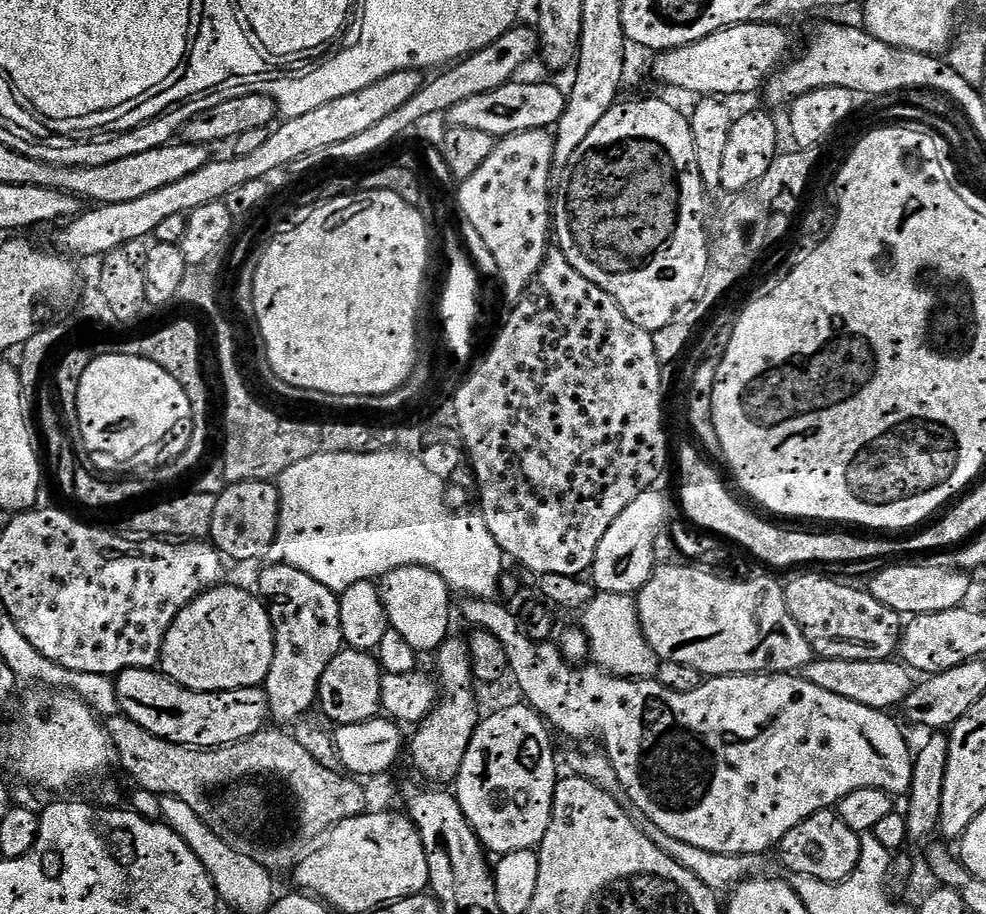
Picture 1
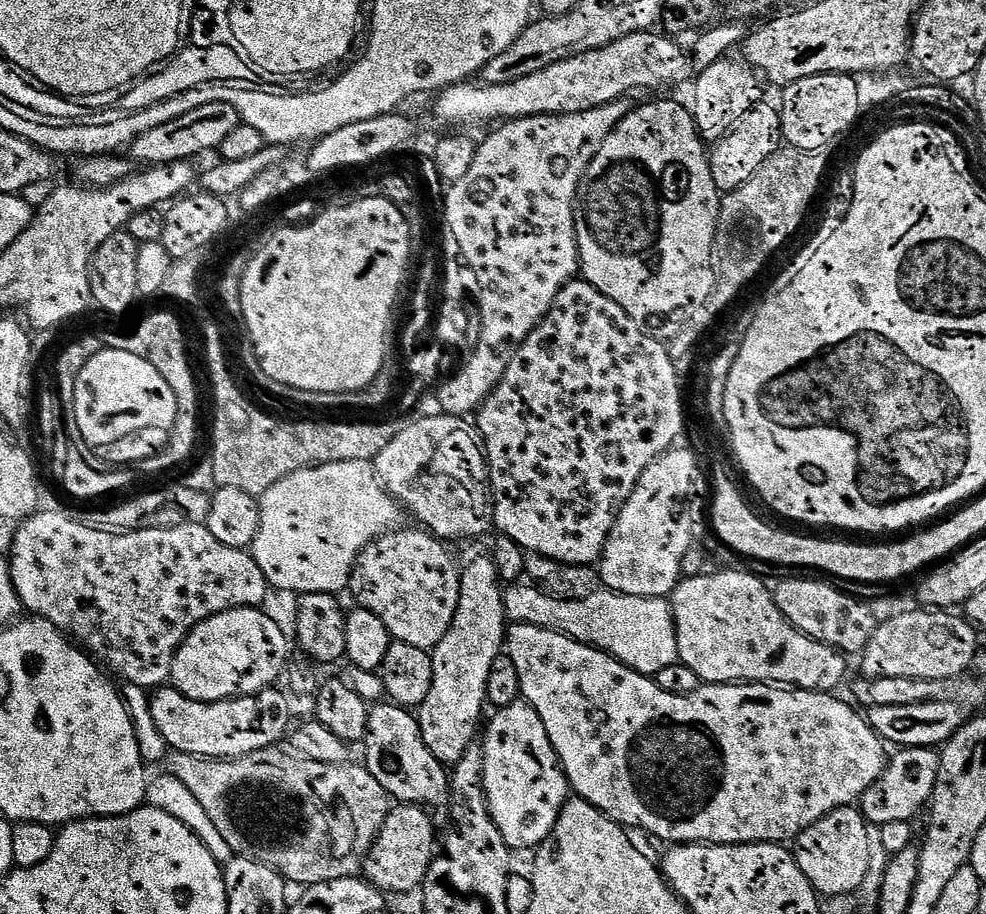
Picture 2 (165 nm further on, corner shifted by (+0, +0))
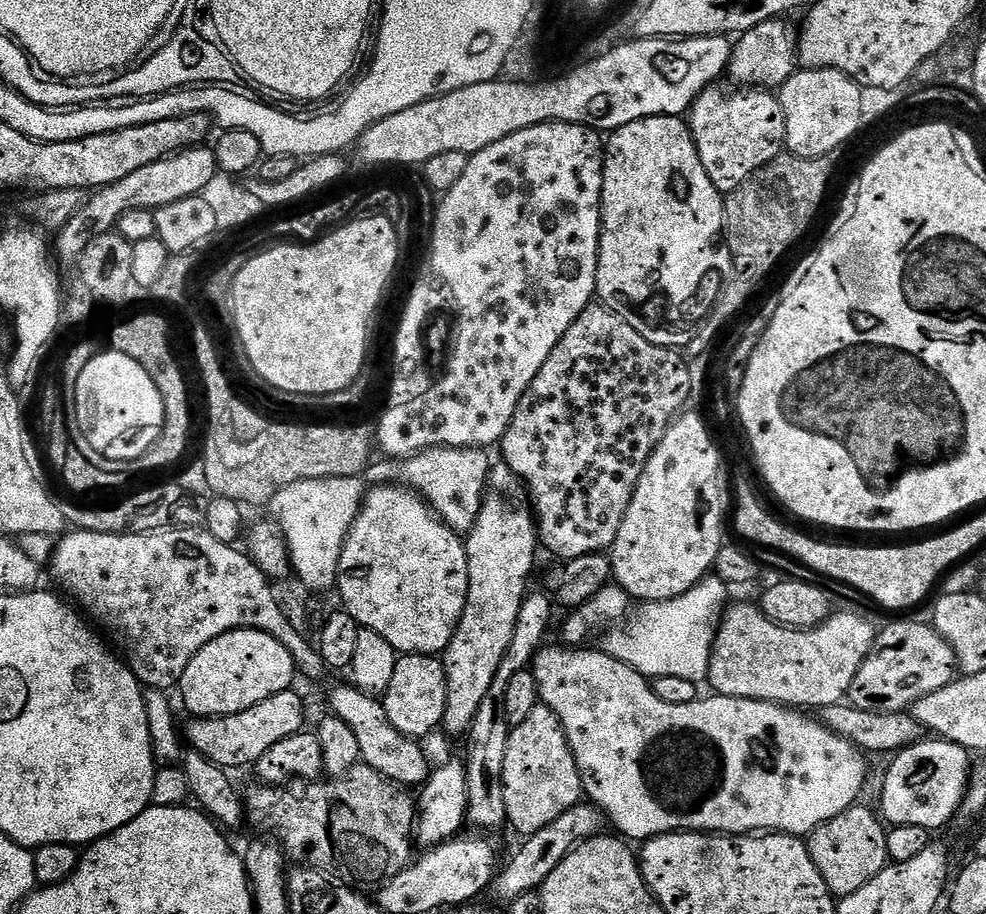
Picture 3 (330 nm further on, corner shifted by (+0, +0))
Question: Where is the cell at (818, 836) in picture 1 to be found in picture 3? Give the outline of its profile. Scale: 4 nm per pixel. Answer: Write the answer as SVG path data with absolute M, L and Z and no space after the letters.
M860 807L847 808L842 814L830 818L830 822L818 826L806 840L818 874L822 874L829 892L836 898L862 890L862 886L866 886L866 882L873 880L889 863L886 850L888 832L881 817L873 809L872 813L870 809Z

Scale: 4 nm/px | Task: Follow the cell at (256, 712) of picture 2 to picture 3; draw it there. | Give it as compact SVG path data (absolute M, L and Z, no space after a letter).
M296 690L279 692L266 702L258 702L250 710L242 710L233 716L196 718L188 728L191 751L199 752L211 764L219 764L225 770L255 765L278 742L297 736L305 727L304 700Z

